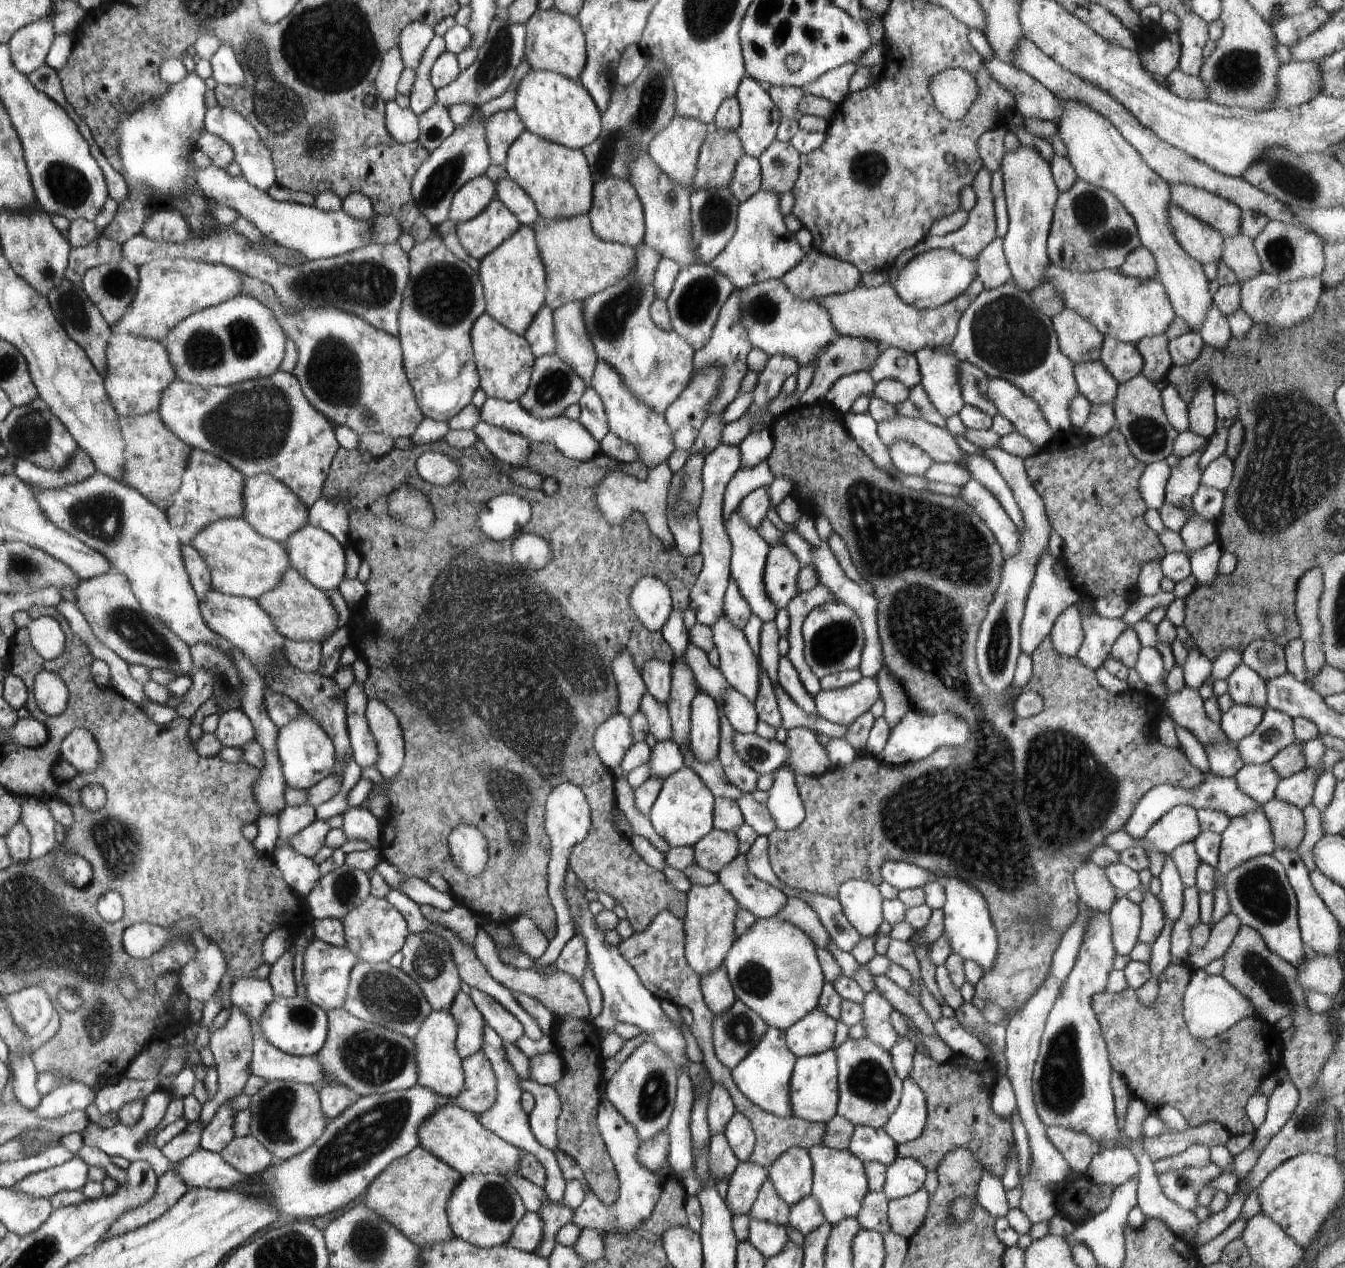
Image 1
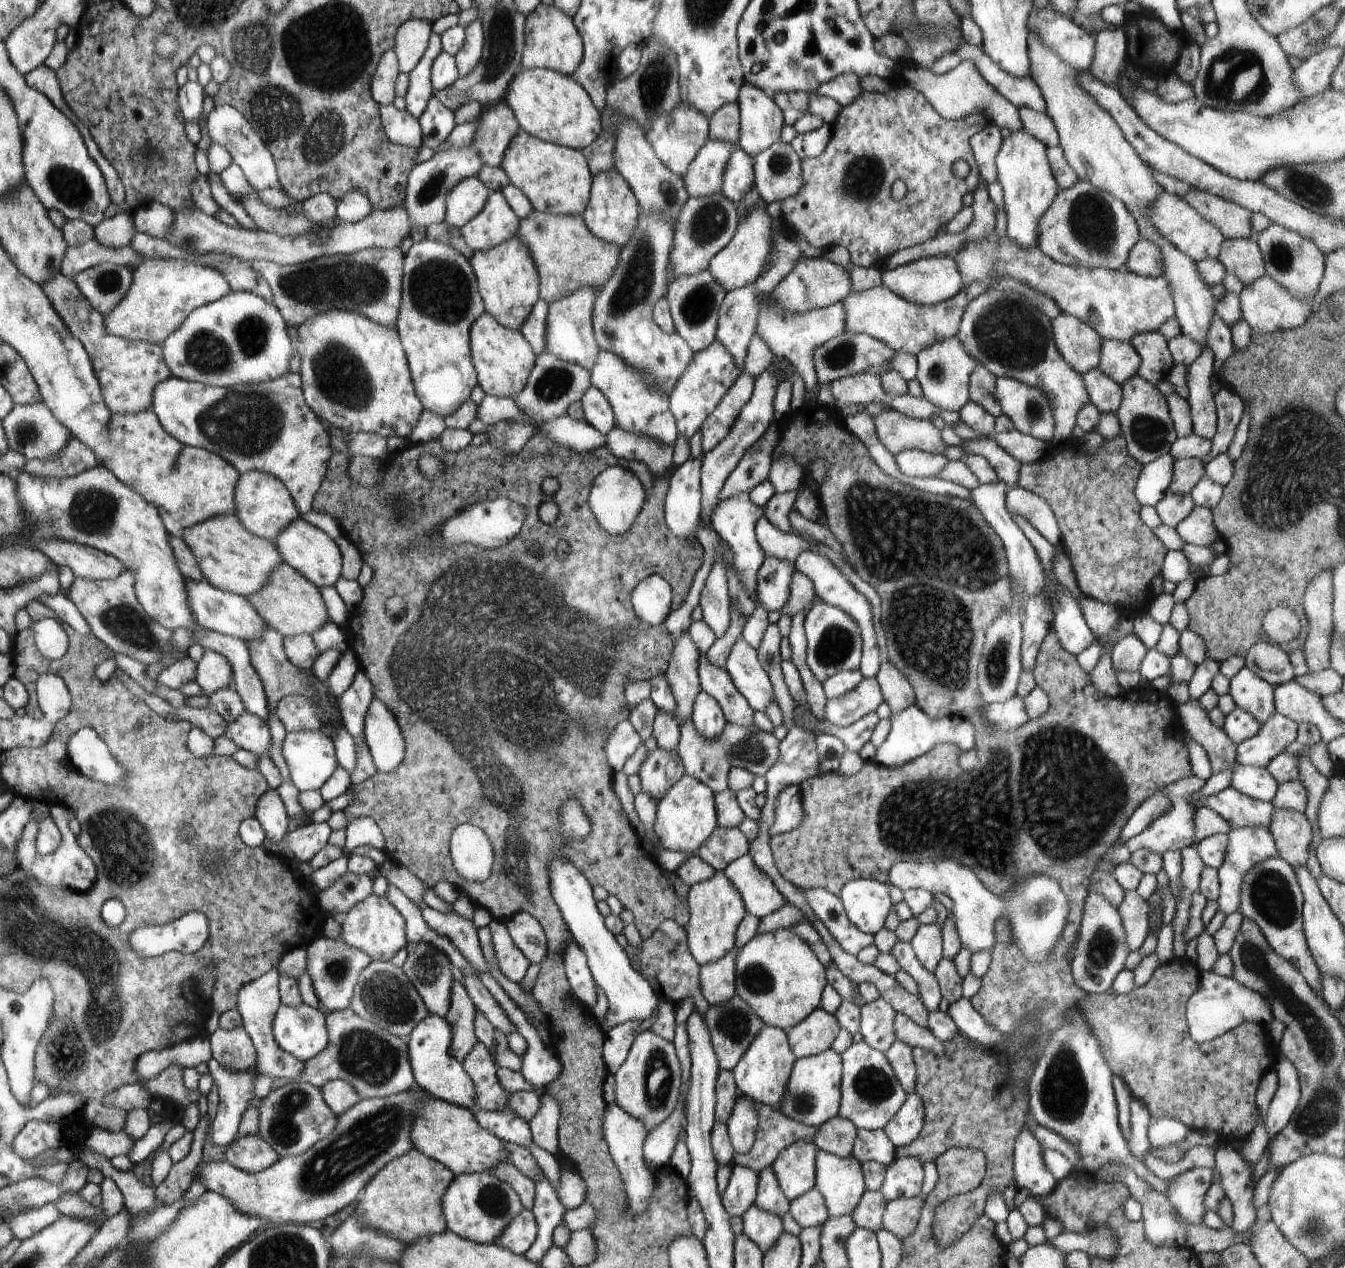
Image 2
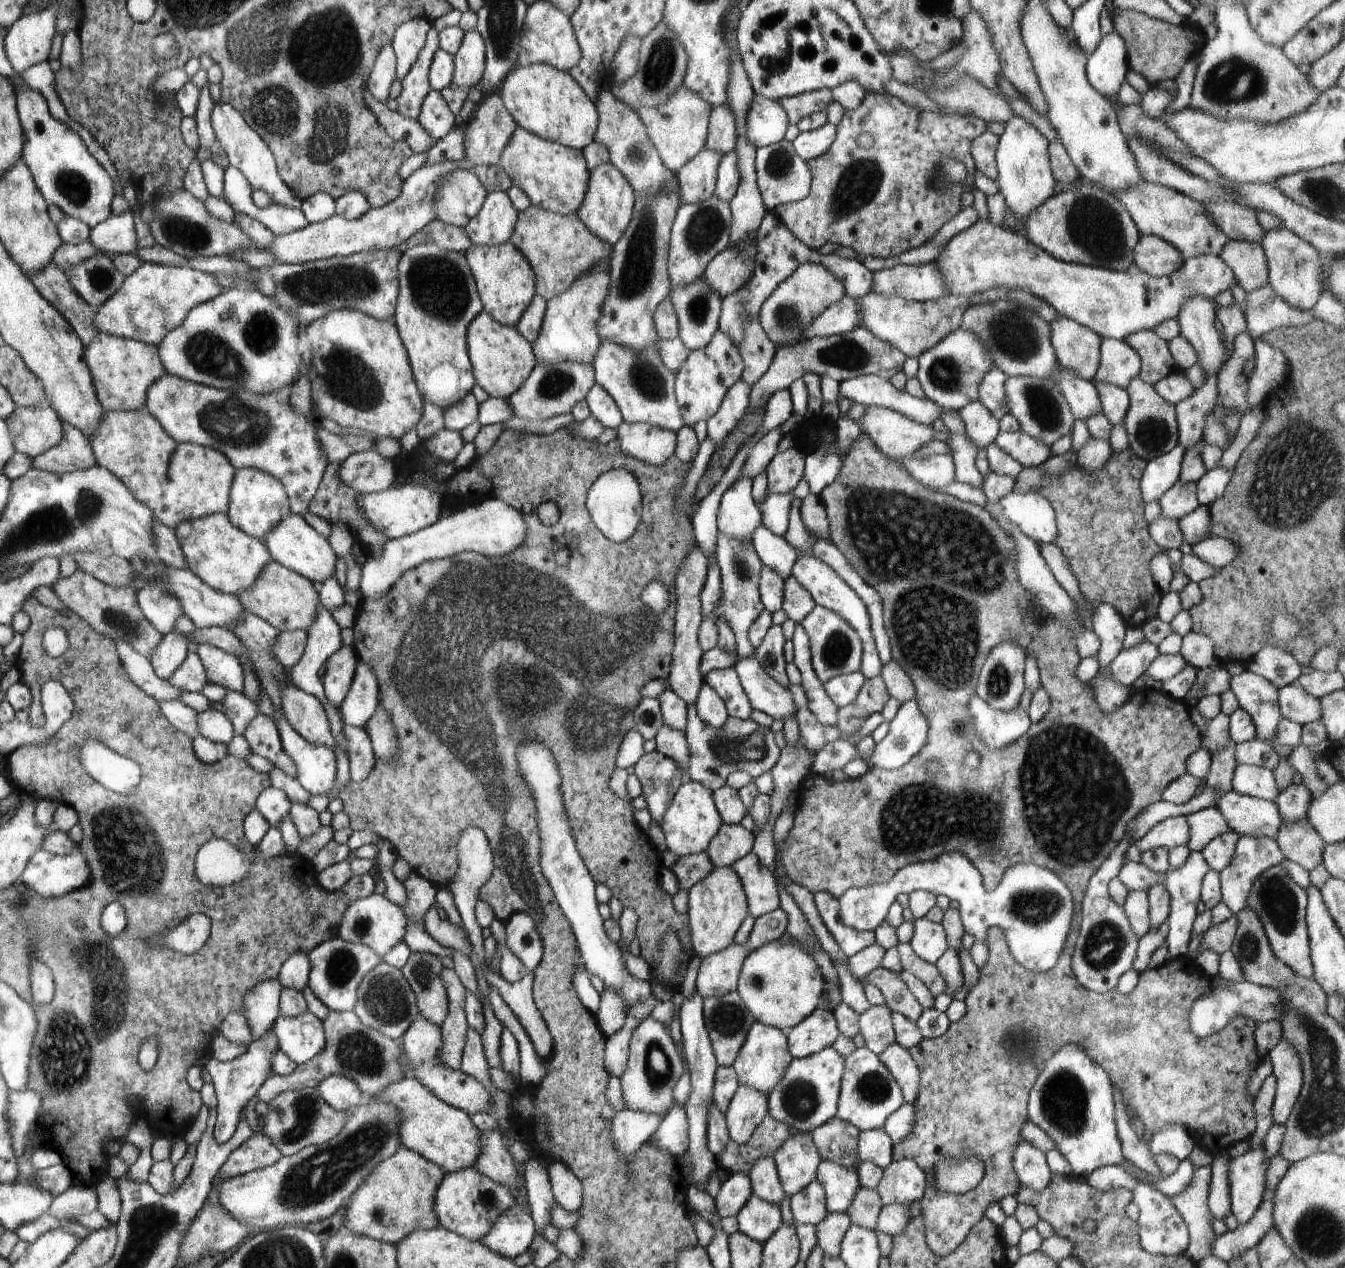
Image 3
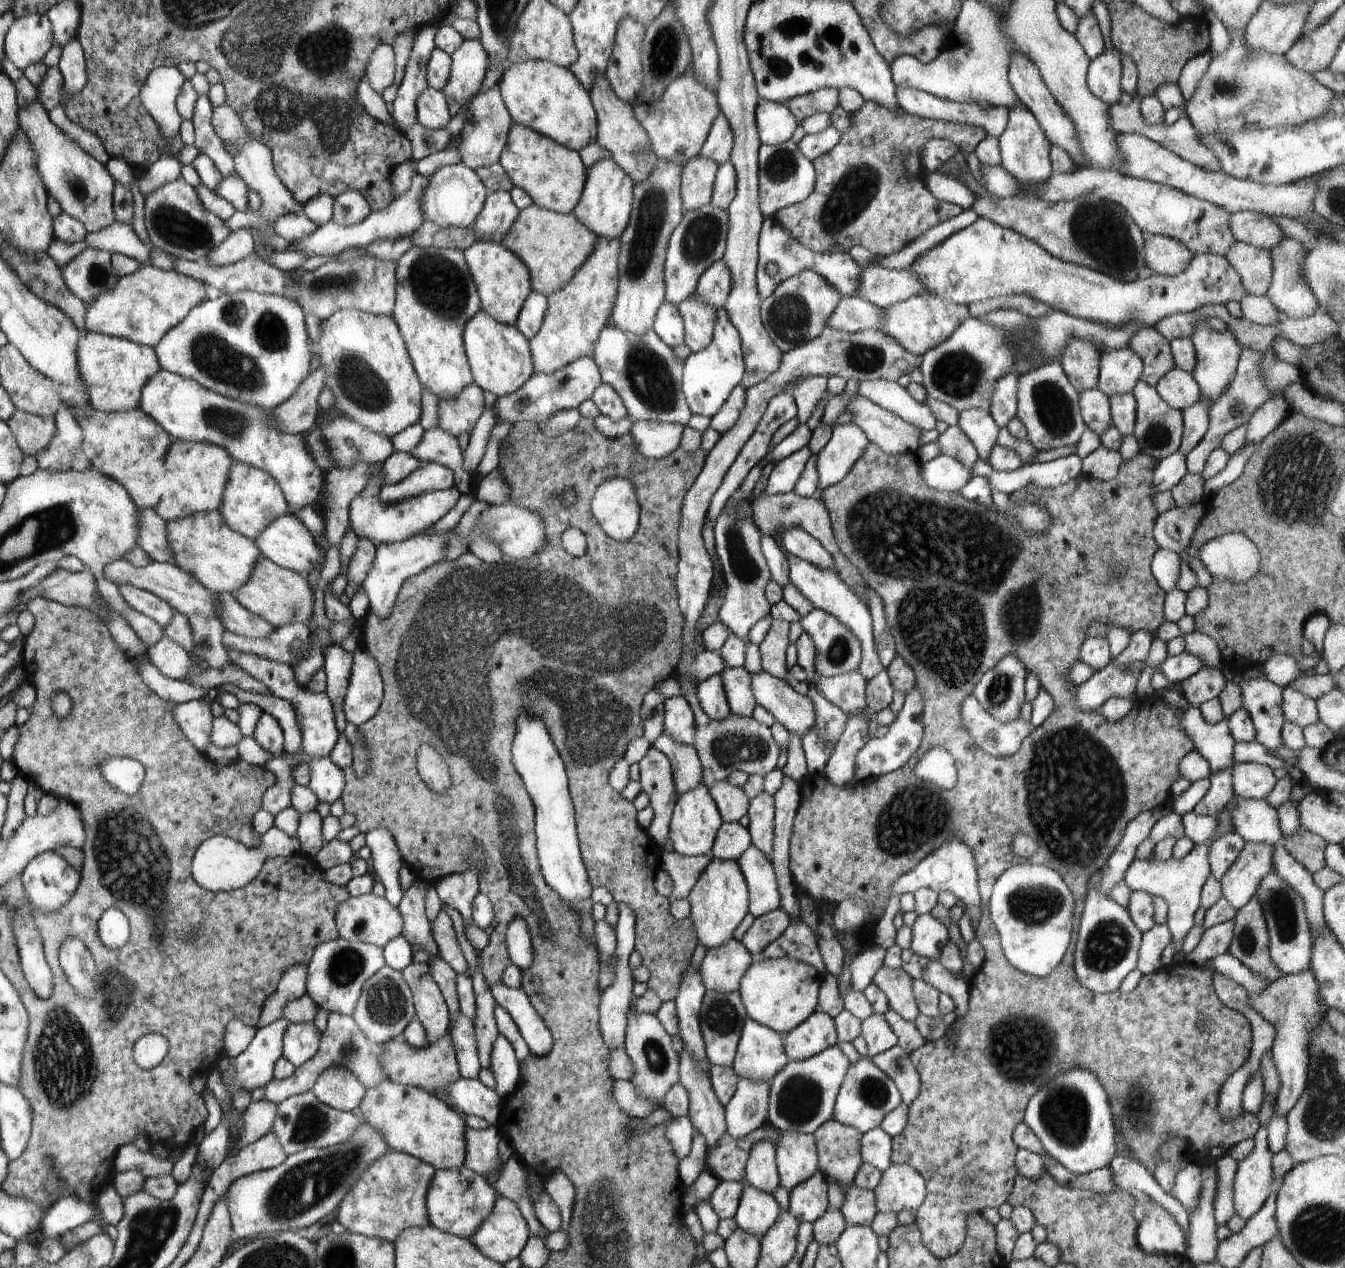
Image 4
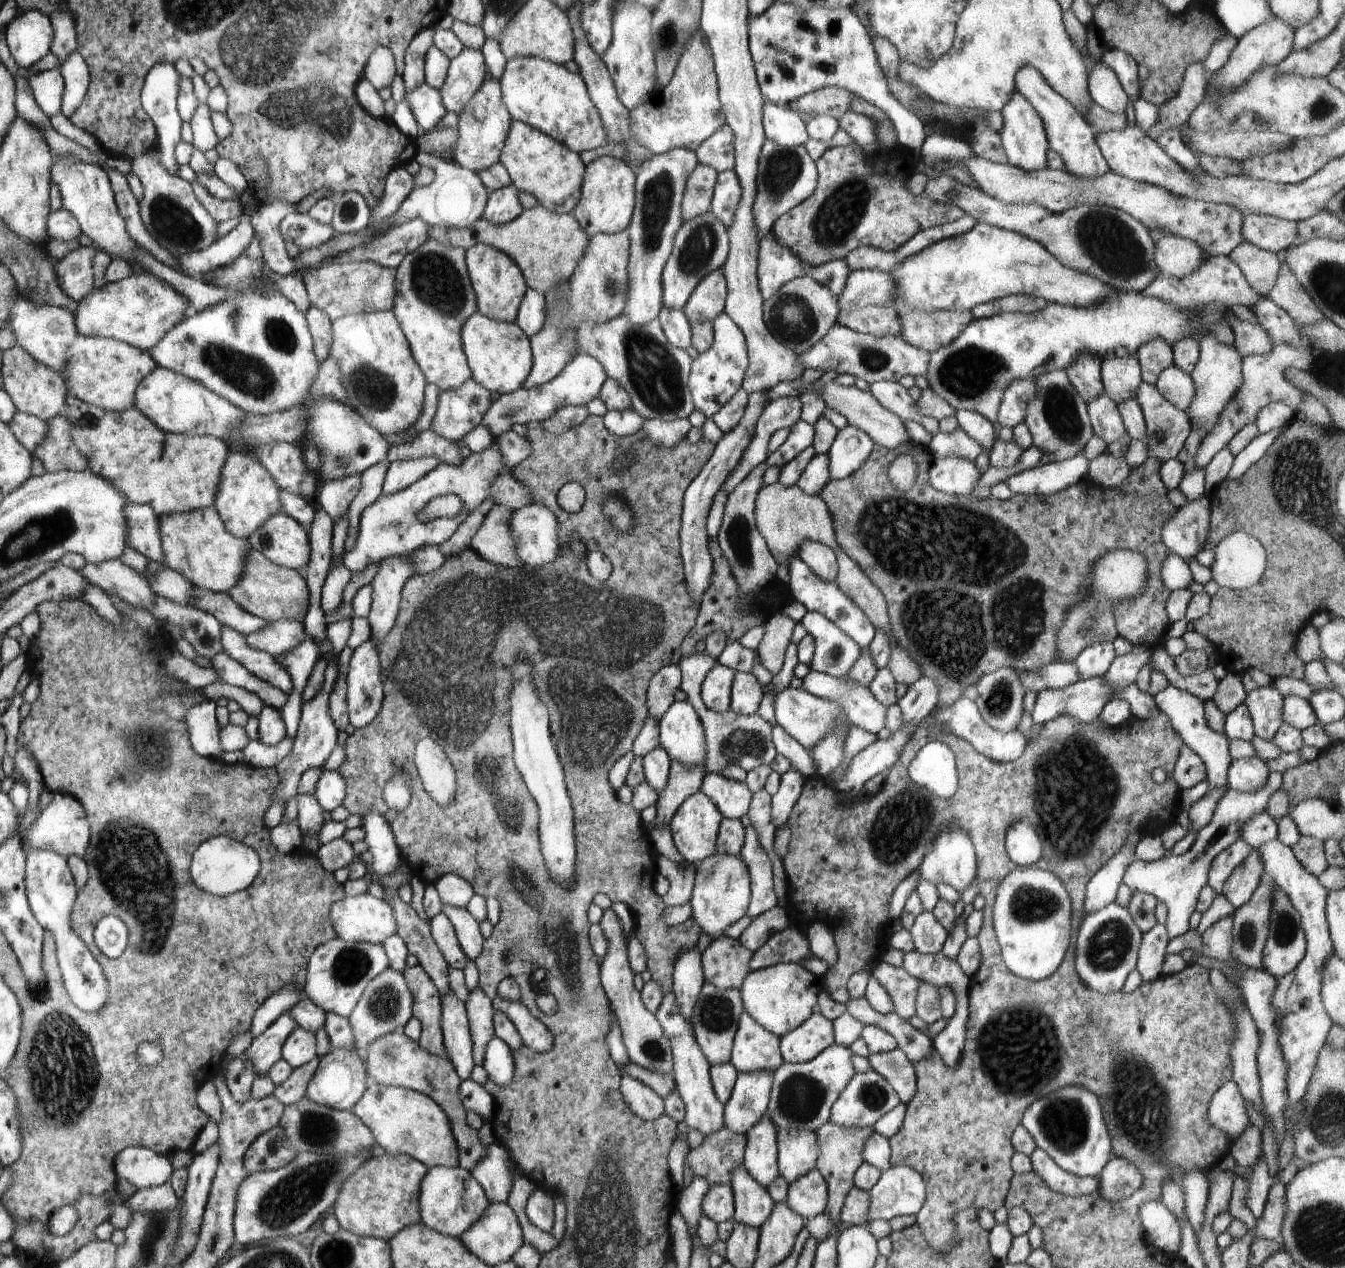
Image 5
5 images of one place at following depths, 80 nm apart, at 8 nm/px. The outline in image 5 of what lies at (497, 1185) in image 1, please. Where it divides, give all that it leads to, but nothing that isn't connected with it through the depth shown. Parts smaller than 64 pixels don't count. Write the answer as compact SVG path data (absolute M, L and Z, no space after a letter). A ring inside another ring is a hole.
M434 1166L426 1172L419 1185L418 1209L423 1225L451 1238L459 1239L466 1230L470 1230L490 1204L471 1172L460 1166Z

